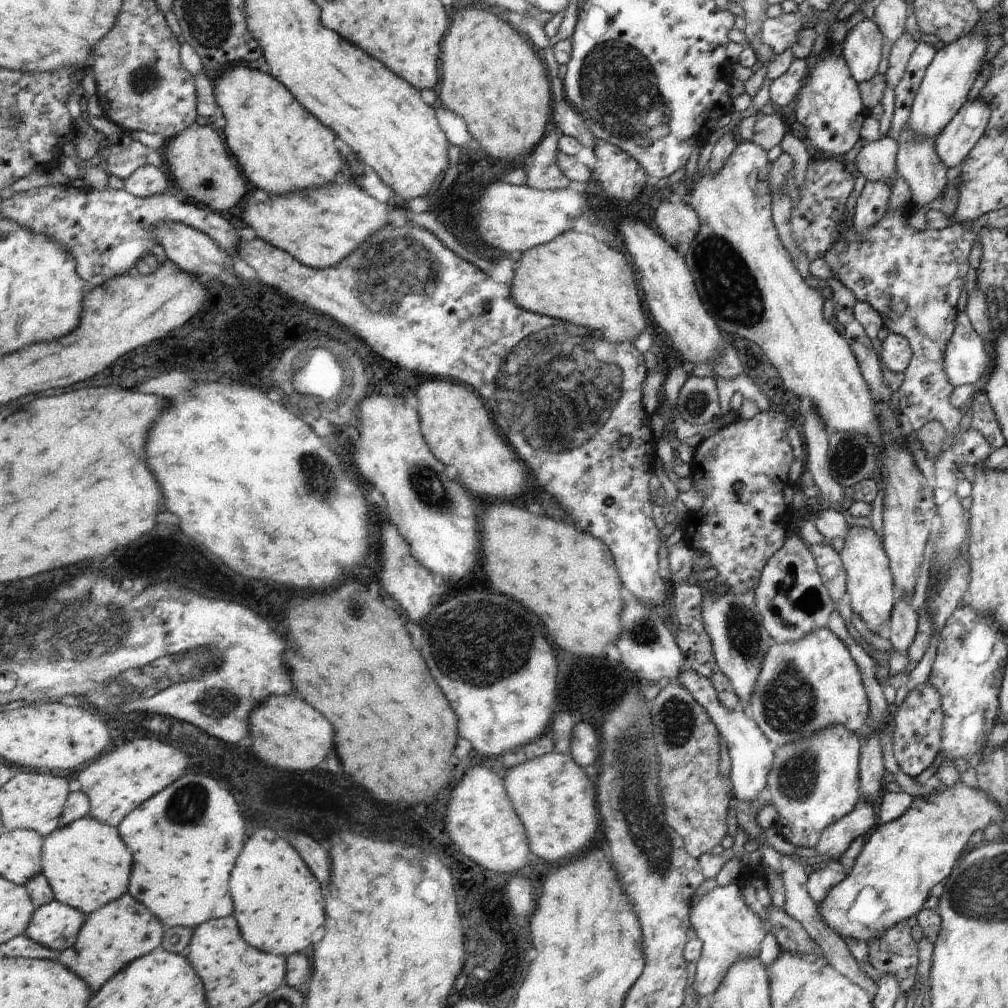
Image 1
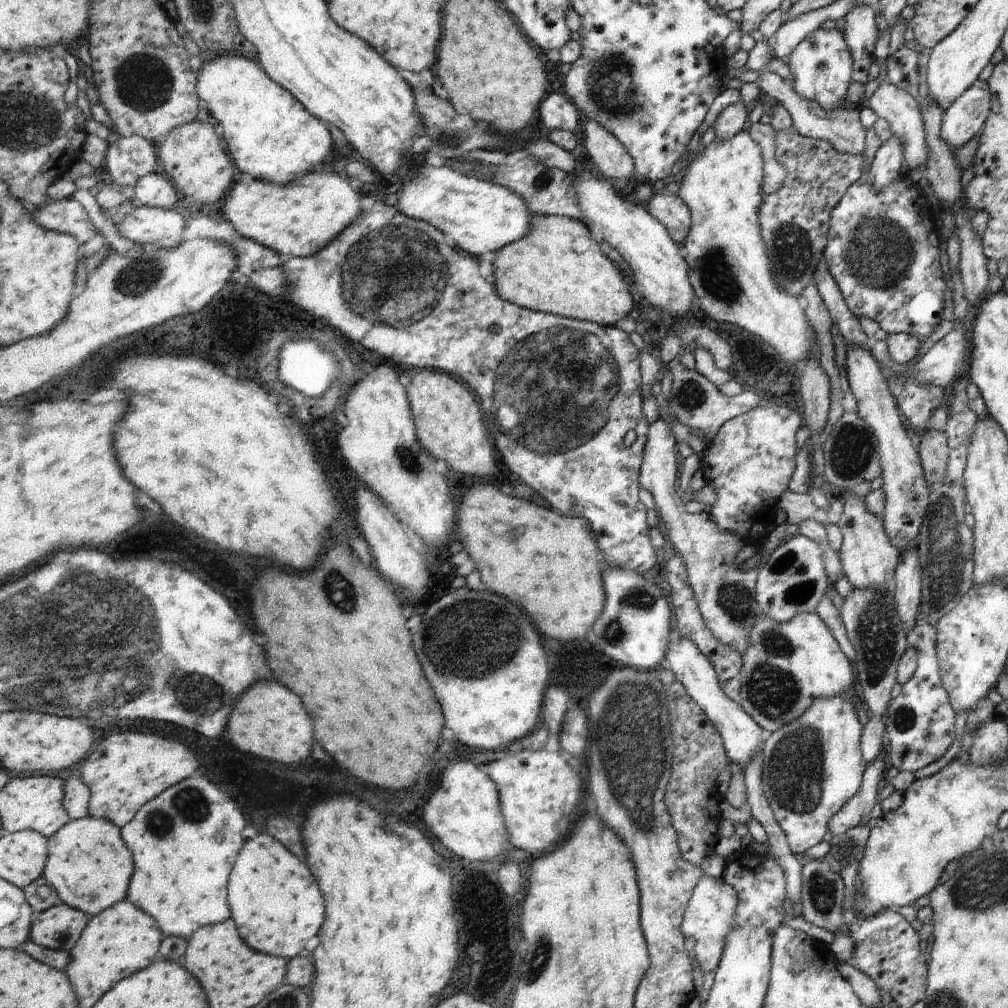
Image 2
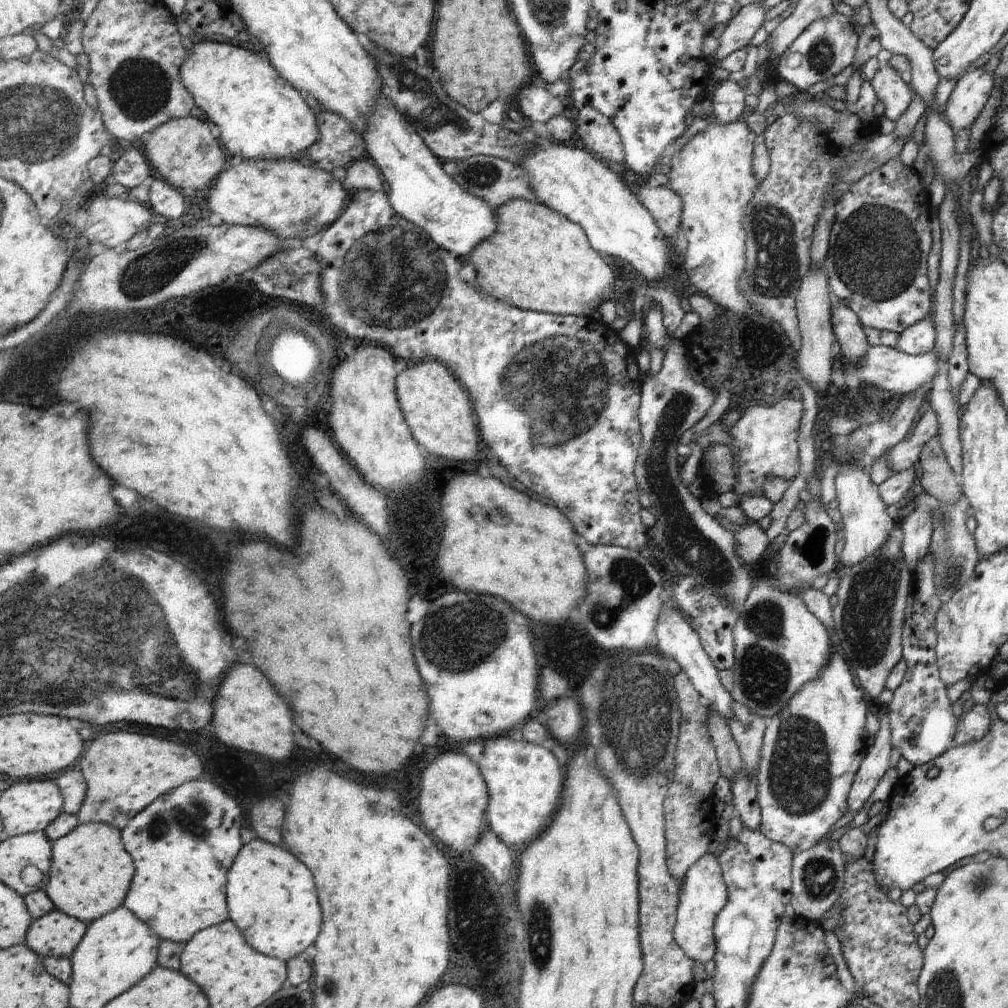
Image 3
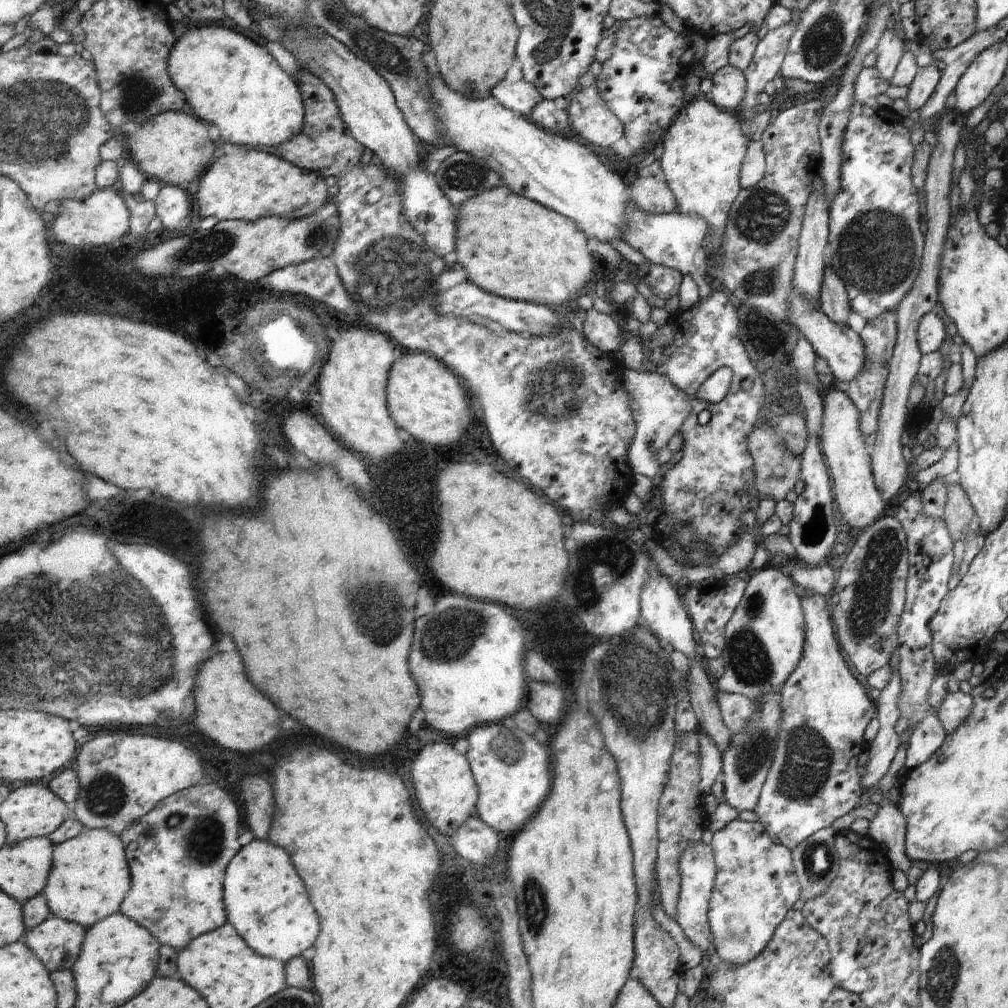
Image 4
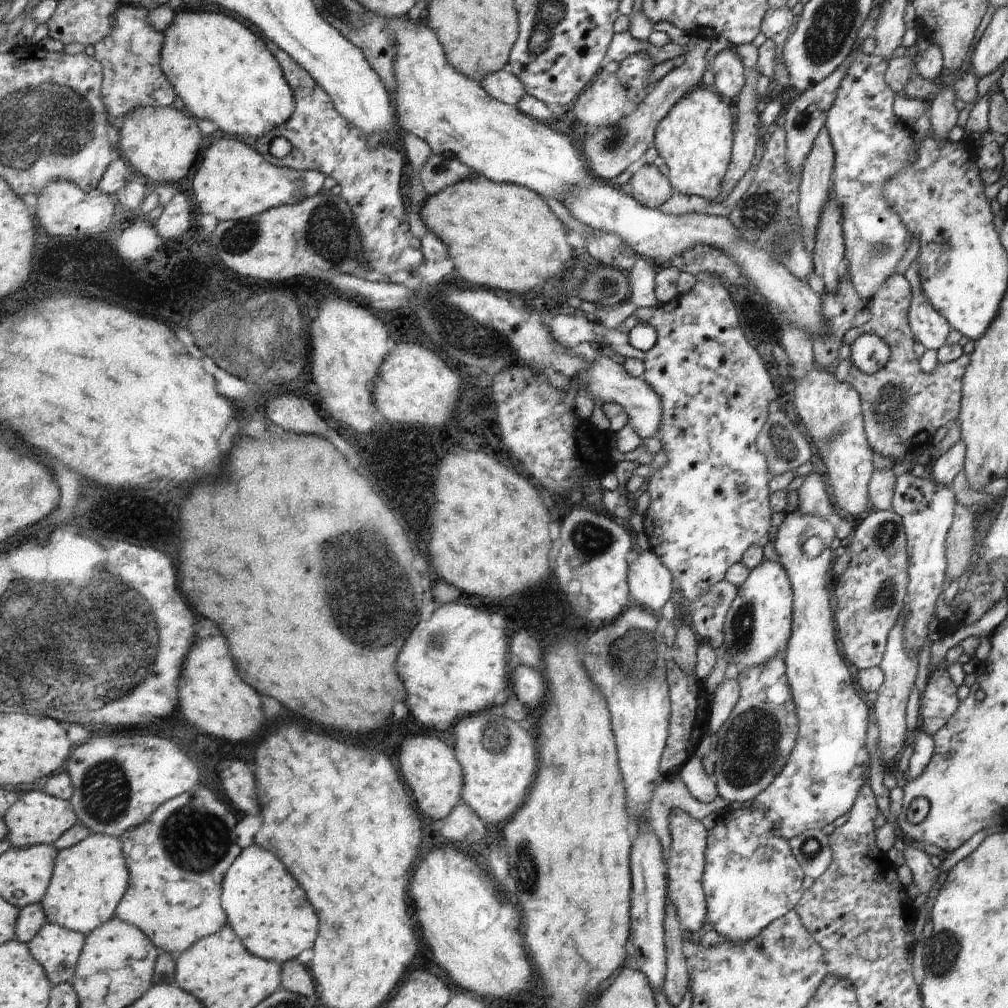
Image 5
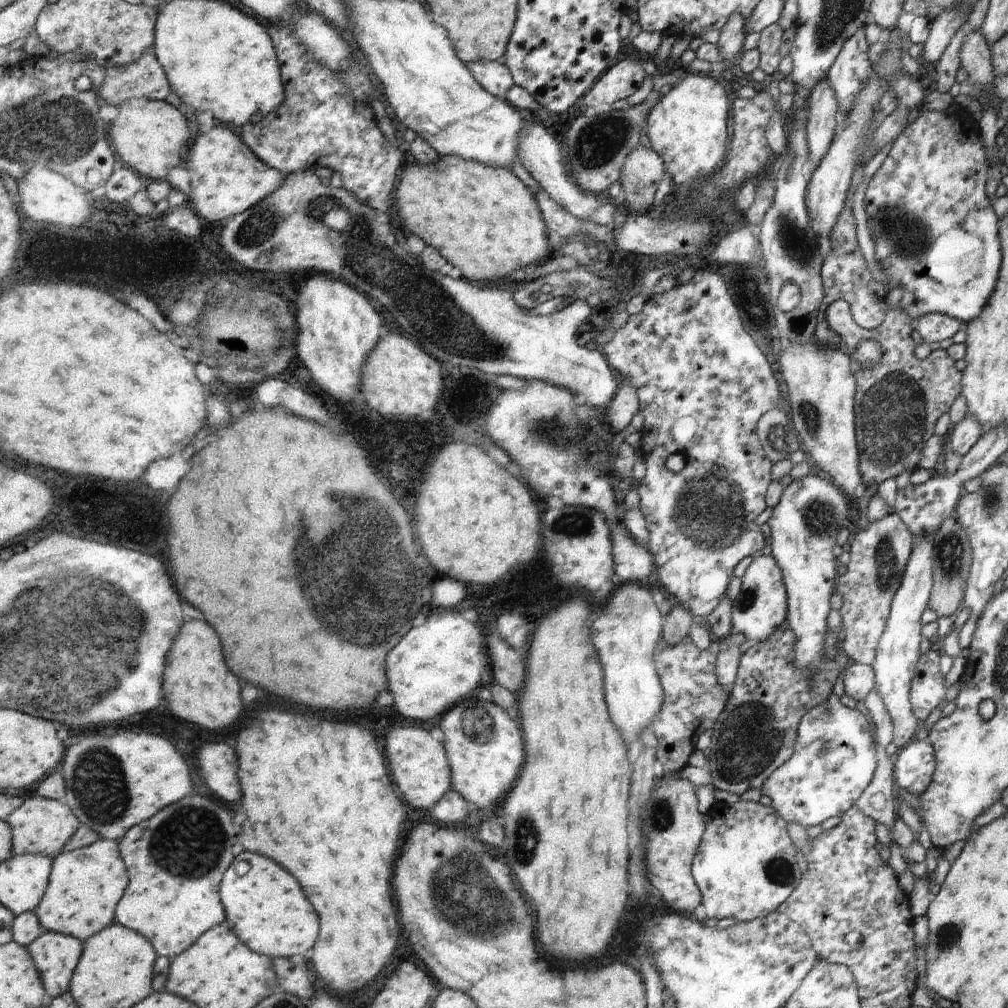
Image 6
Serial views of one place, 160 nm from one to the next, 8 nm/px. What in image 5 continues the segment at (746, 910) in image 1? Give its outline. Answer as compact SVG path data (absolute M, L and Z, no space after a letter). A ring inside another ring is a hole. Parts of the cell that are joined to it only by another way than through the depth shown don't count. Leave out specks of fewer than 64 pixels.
M676 808L672 814L670 829L672 830L672 854L670 854L670 868L667 871L669 876L669 898L674 900L678 906L678 913L682 918L682 923L691 933L698 932L702 928L704 916L706 916L706 894L704 890L703 878L705 874L705 856L708 849L709 834L699 820L694 820L696 816L688 814L682 808Z

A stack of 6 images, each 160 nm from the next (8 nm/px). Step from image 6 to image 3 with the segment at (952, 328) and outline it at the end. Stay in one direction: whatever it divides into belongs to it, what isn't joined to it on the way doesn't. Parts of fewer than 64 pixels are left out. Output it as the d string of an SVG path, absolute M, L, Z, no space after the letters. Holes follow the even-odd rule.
M932 312L928 318L906 328L898 336L897 350L908 355L922 355L935 348L936 330L932 320Z

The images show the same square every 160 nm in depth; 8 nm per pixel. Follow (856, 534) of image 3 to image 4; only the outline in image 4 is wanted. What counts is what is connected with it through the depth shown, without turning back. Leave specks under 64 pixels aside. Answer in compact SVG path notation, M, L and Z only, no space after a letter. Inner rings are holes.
M833 385L825 387L823 393L823 407L825 417L822 418L822 432L820 432L821 452L828 462L829 477L834 482L833 501L842 513L843 521L851 528L866 530L874 526L878 518L884 516L886 501L874 483L871 470L870 450L865 444L864 436L860 432L860 418L854 402L848 394Z

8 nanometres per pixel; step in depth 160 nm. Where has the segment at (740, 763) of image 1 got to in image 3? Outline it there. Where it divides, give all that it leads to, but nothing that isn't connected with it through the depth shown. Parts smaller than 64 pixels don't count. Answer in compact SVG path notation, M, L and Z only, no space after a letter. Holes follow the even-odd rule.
M666 604L665 609L662 610L661 621L658 622L656 641L657 649L662 653L662 656L665 659L672 658L676 660L680 664L682 671L690 676L690 680L692 680L698 694L706 700L709 710L718 712L722 718L725 718L726 724L730 724L730 718L734 716L732 714L734 698L722 687L717 669L710 661L708 654L702 649L700 638L694 632L690 620L684 616L680 609L676 610L676 608Z

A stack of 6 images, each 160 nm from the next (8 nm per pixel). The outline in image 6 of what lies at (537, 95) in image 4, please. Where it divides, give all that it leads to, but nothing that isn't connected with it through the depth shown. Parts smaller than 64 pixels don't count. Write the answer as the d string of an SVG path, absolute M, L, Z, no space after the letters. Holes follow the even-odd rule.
M468 61L466 63L482 86L492 94L507 100L507 92L517 84L514 75L504 61Z

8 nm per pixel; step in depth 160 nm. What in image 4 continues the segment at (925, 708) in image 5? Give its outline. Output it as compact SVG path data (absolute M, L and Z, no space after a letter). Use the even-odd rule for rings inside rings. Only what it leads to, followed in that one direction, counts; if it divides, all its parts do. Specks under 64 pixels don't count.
M948 691L944 701L940 702L940 708L937 709L938 718L942 720L946 733L952 734L972 714L972 708L974 708L972 696L963 694L961 691Z

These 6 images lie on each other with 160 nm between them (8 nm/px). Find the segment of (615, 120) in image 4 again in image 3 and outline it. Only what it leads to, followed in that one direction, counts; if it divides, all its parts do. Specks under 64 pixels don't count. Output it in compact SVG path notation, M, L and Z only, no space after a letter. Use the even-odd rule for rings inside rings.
M594 106L579 107L577 132L592 153L619 164L627 164L627 153L621 132L614 122Z

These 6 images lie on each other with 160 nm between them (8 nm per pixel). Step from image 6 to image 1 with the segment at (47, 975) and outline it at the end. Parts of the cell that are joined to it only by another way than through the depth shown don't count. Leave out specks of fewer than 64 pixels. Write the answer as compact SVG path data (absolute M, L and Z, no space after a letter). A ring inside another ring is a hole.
M56 900L37 910L27 935L62 952L77 945L87 920L88 914L83 910Z

